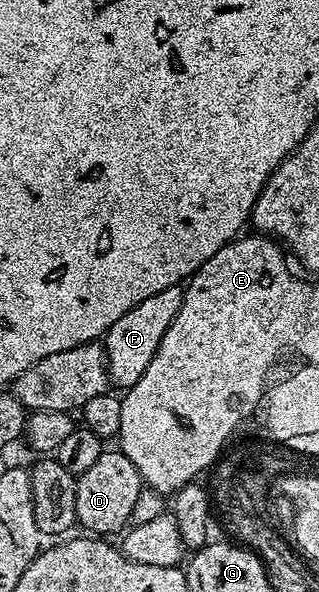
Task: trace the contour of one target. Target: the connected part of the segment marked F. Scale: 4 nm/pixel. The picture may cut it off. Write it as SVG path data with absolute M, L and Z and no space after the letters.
M179 285L165 287L165 291L157 291L157 295L149 295L149 299L141 299L133 311L125 311L113 327L102 338L103 350L107 352L107 375L110 384L116 390L126 391L145 375L145 367L149 367L149 359L157 353L157 347L161 345L161 339L173 323L177 311L181 311L183 302L183 289Z

